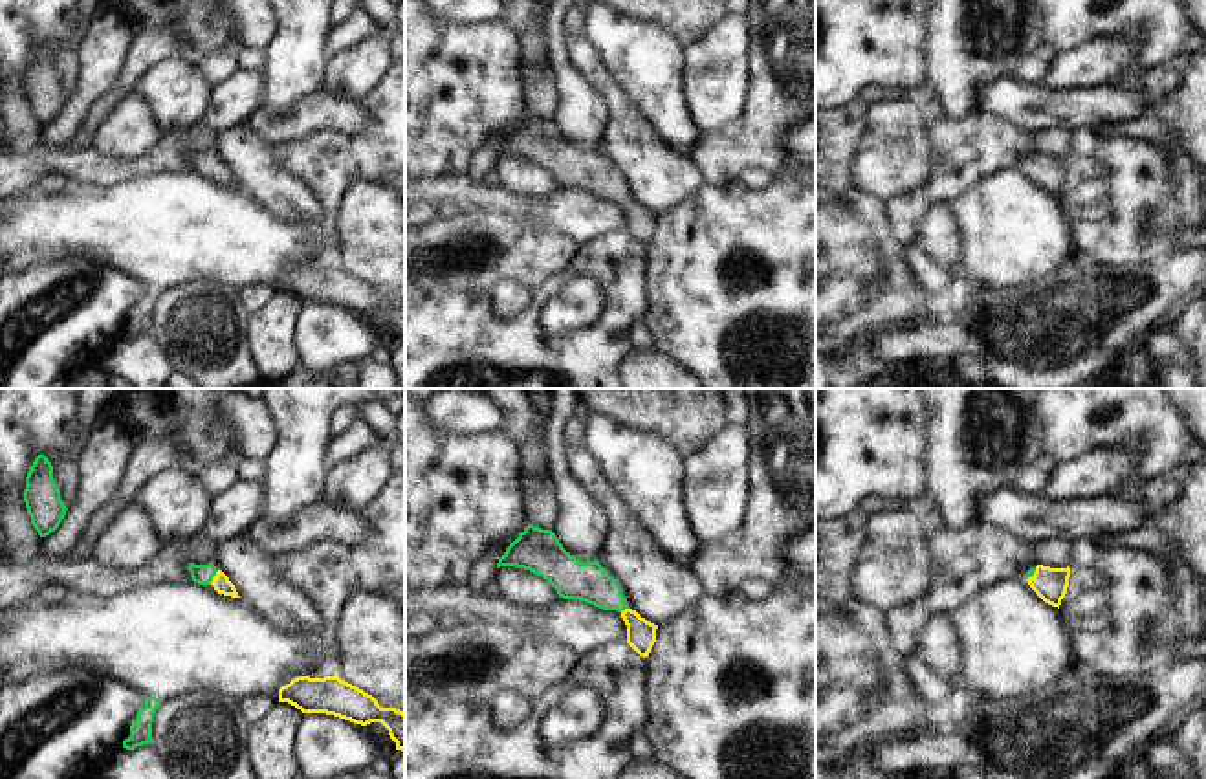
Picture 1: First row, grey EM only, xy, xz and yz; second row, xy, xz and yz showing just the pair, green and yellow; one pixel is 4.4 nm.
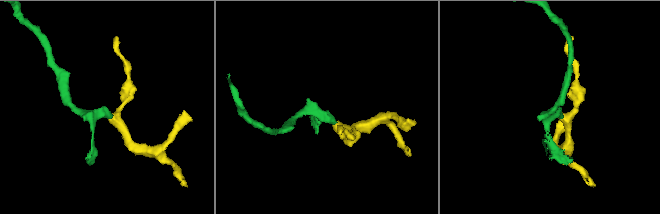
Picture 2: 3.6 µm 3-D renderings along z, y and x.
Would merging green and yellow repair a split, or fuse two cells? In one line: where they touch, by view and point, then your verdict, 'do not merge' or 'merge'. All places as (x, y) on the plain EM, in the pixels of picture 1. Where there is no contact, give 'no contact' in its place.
xy (213, 165) | merge

